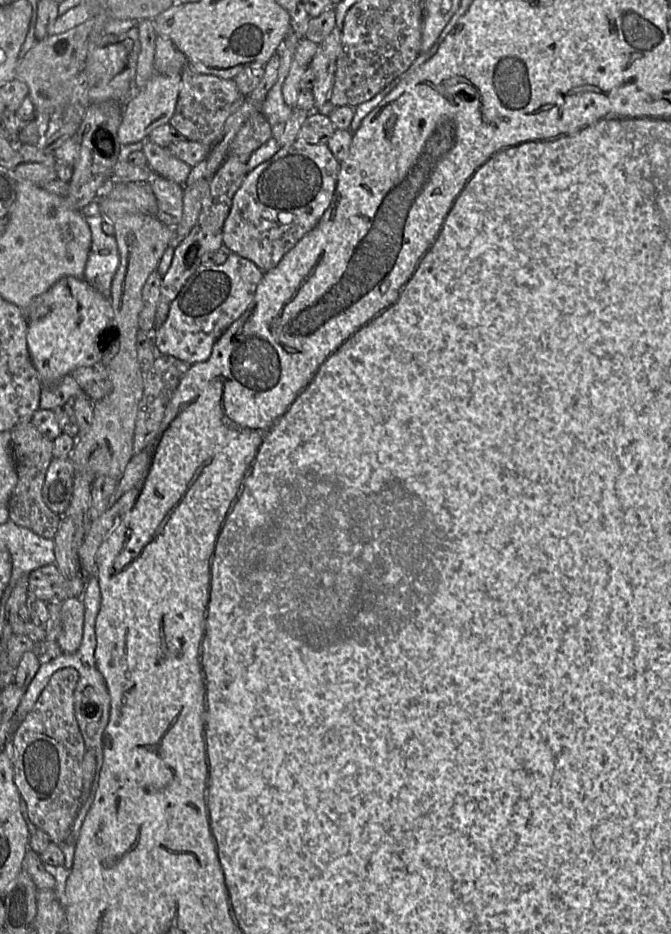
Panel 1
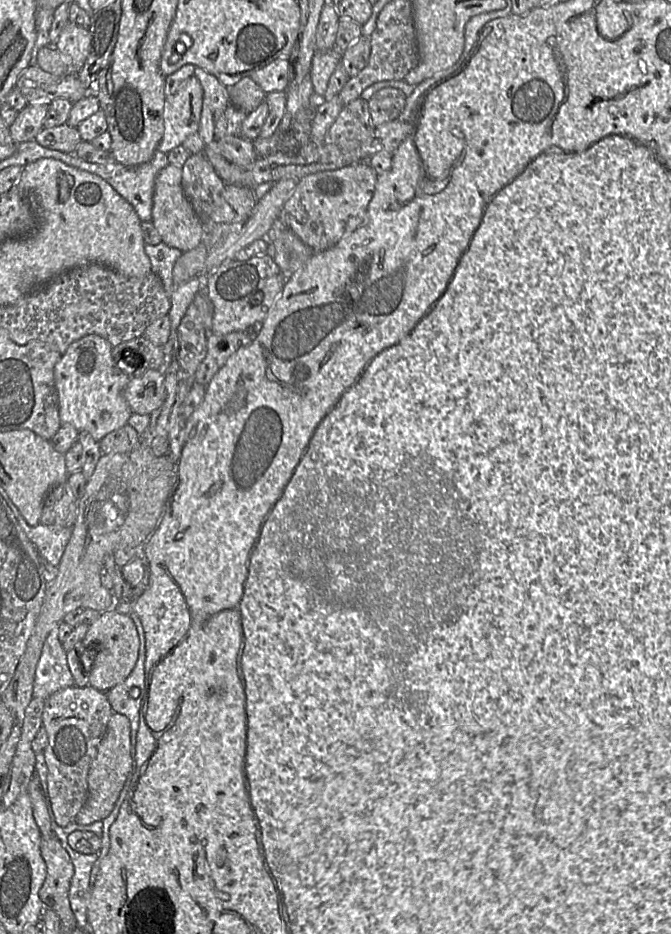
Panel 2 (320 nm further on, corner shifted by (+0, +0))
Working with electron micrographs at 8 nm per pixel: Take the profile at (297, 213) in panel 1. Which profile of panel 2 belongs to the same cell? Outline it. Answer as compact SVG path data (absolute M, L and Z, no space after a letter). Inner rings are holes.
M364 161L308 174L296 182L292 195L281 209L278 221L313 251L328 249L365 221L377 177L376 171Z

